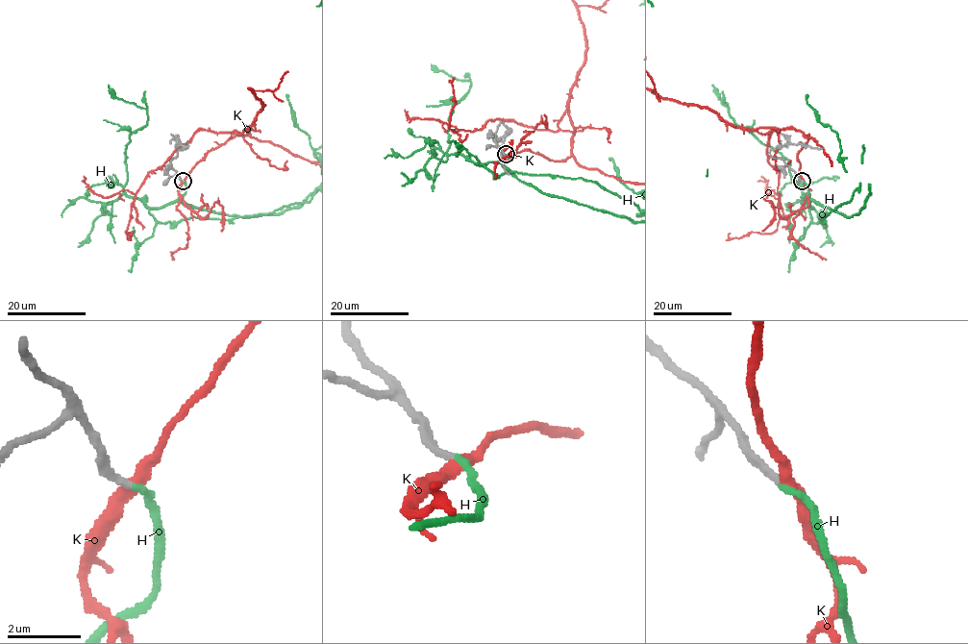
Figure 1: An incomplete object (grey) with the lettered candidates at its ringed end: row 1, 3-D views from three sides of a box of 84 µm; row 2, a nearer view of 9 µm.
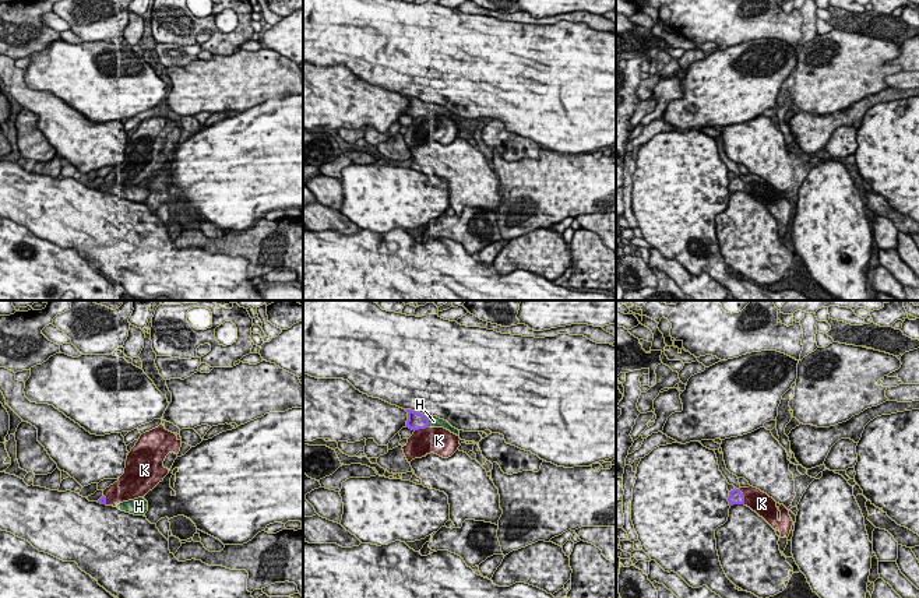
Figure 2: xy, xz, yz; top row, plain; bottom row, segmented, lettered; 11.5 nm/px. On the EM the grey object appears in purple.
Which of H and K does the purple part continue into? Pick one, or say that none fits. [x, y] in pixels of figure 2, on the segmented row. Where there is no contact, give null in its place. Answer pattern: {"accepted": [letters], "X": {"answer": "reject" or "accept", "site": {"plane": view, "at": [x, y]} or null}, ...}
{"accepted": ["H"], "H": {"answer": "accept", "site": {"plane": "xz", "at": [428, 422]}}, "K": {"answer": "reject", "site": {"plane": "yz", "at": [743, 496]}}}

